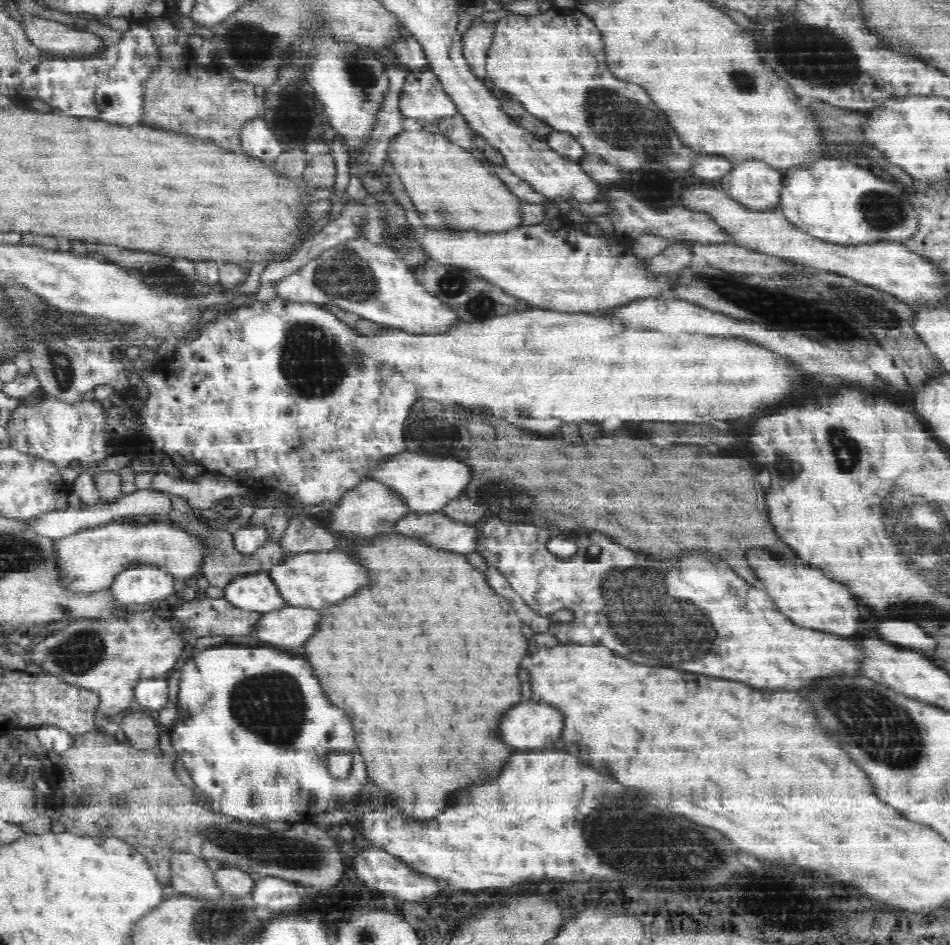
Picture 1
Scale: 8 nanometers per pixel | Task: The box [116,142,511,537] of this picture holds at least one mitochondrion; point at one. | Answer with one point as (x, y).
(320, 368)

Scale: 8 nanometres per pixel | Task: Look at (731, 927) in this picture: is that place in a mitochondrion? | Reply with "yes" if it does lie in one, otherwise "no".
no

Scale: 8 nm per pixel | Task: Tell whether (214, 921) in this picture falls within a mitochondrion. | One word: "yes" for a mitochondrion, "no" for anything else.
yes

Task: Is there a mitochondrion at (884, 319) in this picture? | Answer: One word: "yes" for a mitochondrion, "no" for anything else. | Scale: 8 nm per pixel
yes

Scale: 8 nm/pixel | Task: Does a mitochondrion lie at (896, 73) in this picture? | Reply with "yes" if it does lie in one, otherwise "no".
no

